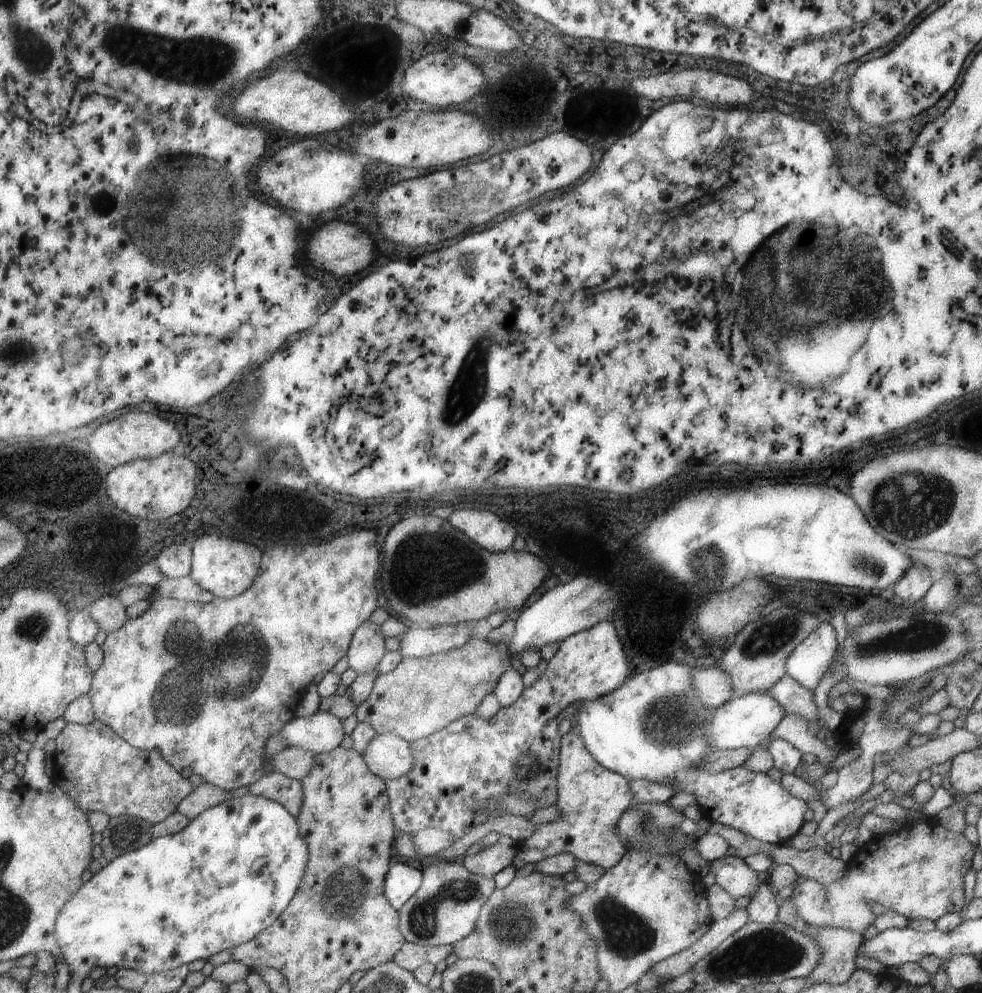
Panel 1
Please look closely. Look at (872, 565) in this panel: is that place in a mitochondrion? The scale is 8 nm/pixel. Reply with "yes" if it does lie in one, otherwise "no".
yes

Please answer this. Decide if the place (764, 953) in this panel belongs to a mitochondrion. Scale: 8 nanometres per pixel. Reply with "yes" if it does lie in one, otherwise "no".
yes

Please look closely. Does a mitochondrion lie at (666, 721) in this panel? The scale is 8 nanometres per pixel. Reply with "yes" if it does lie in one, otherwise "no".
yes

